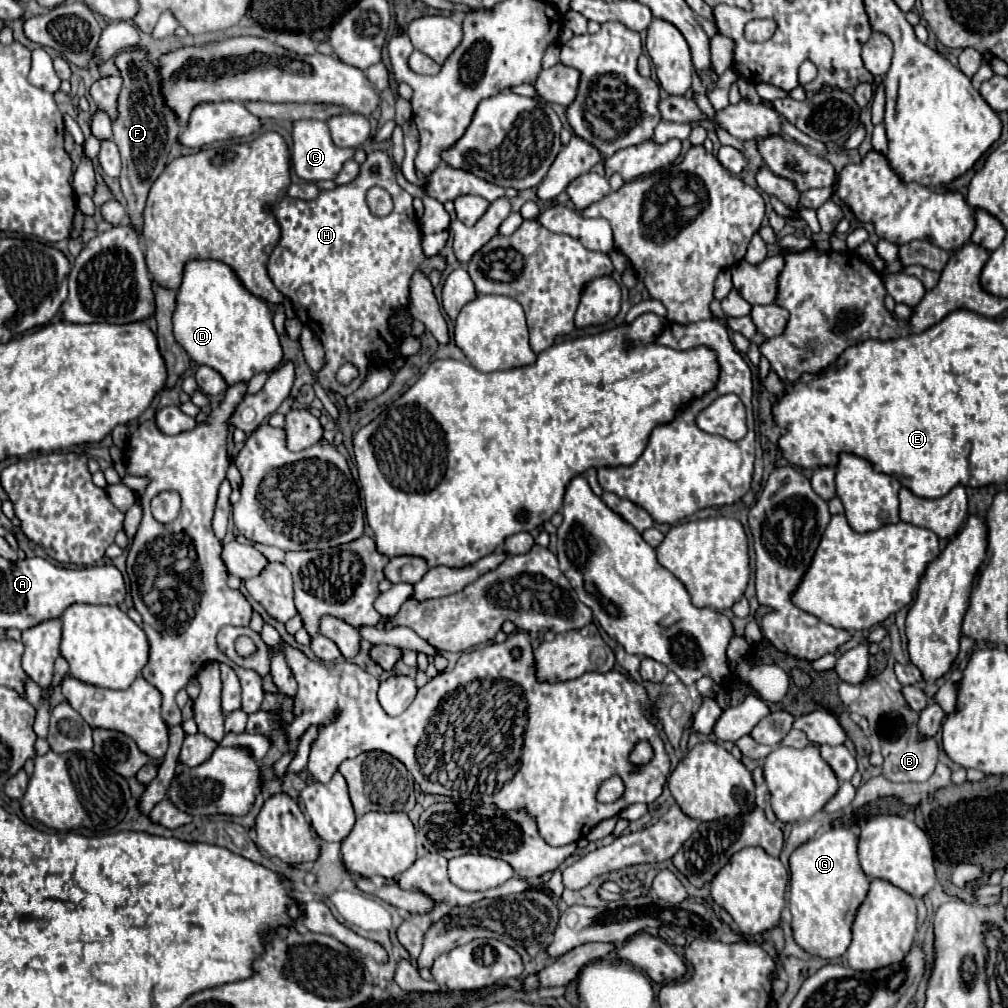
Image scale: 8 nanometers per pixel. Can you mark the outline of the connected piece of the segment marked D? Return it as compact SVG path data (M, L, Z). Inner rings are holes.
M194 260L184 268L184 280L176 294L178 306L172 316L174 338L188 352L196 364L210 366L222 374L228 386L238 382L248 382L258 372L272 372L282 364L282 346L280 338L272 326L272 312L262 298L252 296L230 266L216 260Z

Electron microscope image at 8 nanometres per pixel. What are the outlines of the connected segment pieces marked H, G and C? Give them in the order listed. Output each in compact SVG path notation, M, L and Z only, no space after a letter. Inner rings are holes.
M380 150L368 152L366 162L360 164L360 174L354 182L336 186L334 190L320 190L318 198L314 200L298 200L286 196L276 204L268 204L266 210L274 214L282 230L282 238L268 260L268 274L274 286L292 302L296 318L304 326L308 326L322 342L324 366L316 374L318 382L322 384L322 388L346 398L362 386L368 372L376 364L382 362L384 366L390 366L392 362L396 362L396 358L400 356L402 336L394 336L390 318L396 314L396 310L406 310L410 306L410 278L418 270L422 270L422 274L426 276L430 276L432 270L444 272L446 258L440 254L436 254L434 258L426 258L426 254L422 254L422 230L412 208L412 196L400 188L400 184L396 182L392 158ZM374 164L380 166L378 174L370 172ZM372 186L380 186L392 196L394 210L384 218L374 216L366 204L366 192ZM346 362L358 366L360 376L350 386L340 386L336 382L336 372Z
M832 828L818 838L810 838L790 856L790 912L792 912L792 934L796 944L812 956L820 956L826 960L840 958L850 942L852 942L852 924L858 906L864 902L870 890L870 878L862 872L858 854L856 854L856 836L846 828Z
M296 120L292 122L292 166L296 168L298 178L306 182L318 180L334 180L342 170L344 162L350 160L354 148L338 148L334 146L328 126L322 120Z

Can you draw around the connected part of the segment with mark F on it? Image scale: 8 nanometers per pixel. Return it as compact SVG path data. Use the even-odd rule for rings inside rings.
M124 50L116 56L116 66L120 68L120 76L124 78L124 86L118 100L118 120L112 124L114 142L122 156L122 174L120 186L128 200L128 214L130 222L140 228L142 224L142 210L146 204L146 196L154 180L162 174L166 166L168 152L172 144L178 140L180 126L176 124L176 116L164 106L160 98L158 74L156 66L146 60L146 56L138 50Z

